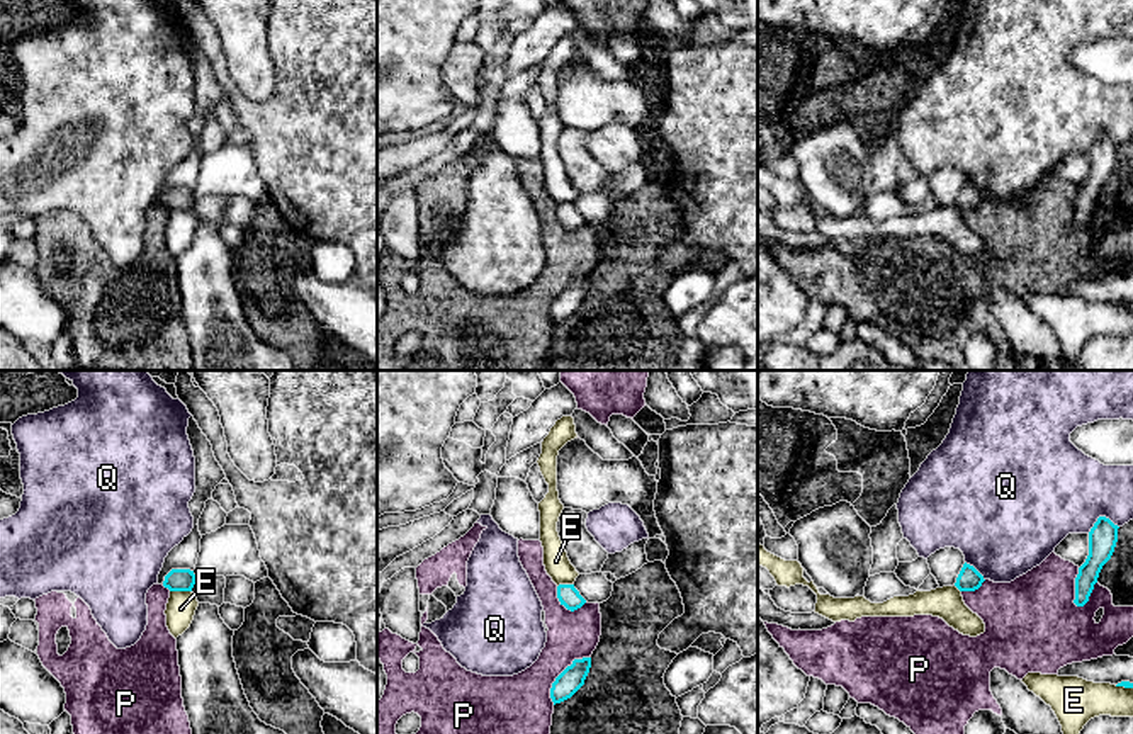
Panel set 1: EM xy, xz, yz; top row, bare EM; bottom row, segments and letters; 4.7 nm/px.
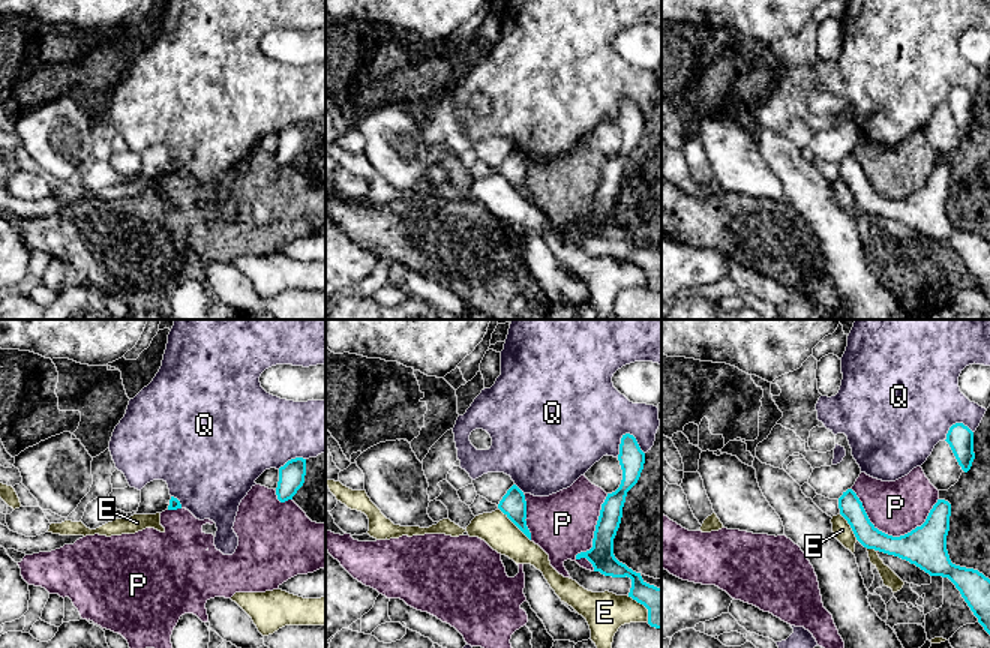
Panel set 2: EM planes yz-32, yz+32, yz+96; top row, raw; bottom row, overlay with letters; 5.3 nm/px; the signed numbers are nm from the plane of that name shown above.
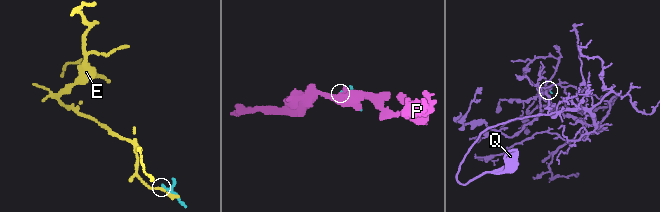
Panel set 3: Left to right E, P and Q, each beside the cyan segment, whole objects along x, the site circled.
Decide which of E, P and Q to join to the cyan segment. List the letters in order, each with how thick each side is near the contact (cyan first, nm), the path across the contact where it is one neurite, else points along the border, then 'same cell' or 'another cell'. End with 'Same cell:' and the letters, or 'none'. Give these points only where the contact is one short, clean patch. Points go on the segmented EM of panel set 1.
E: 110/140 nm | another cell
P: 130/420 nm | another cell
Q: 140/440 nm | another cell
Same cell: none

